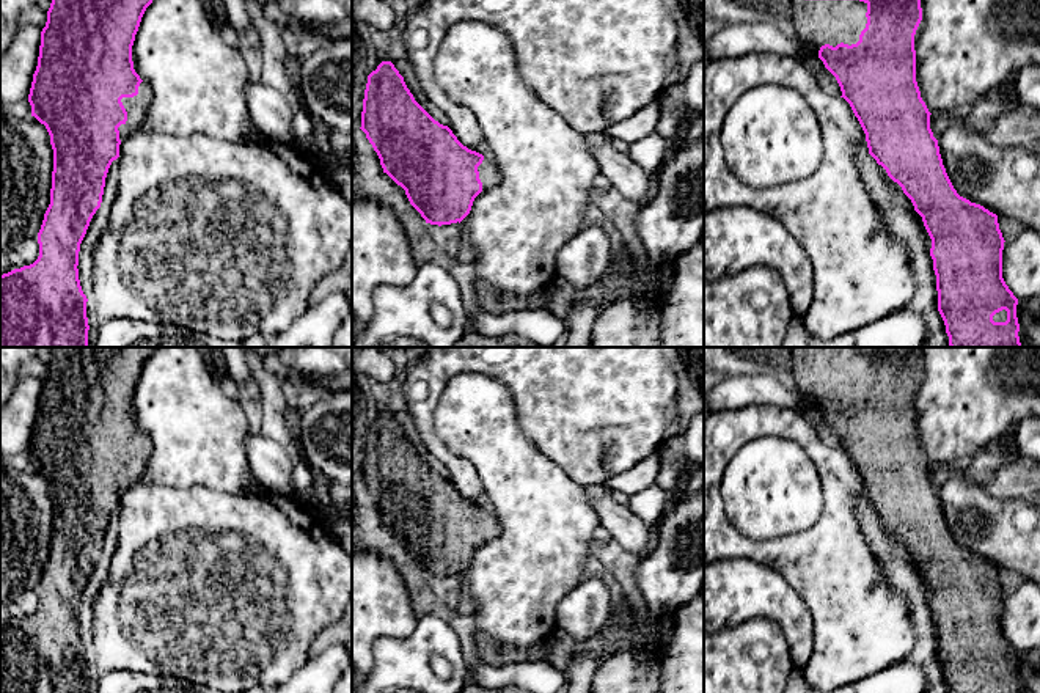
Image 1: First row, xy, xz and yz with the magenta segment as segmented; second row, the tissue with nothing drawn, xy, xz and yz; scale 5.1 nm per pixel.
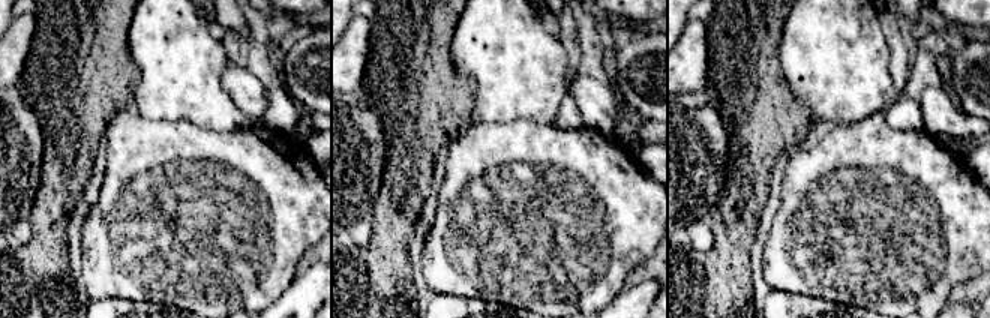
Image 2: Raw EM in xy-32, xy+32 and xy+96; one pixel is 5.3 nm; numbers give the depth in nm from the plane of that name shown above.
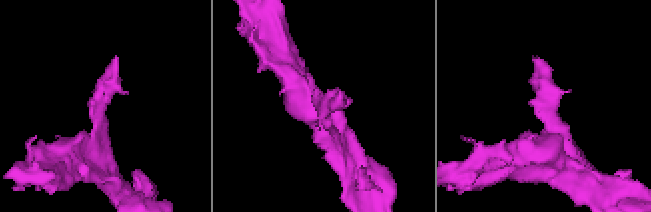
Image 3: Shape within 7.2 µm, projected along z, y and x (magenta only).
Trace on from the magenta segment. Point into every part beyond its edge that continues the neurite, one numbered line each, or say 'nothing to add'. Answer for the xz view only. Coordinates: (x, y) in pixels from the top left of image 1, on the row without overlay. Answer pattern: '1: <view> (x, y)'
1: xz (489, 525)

